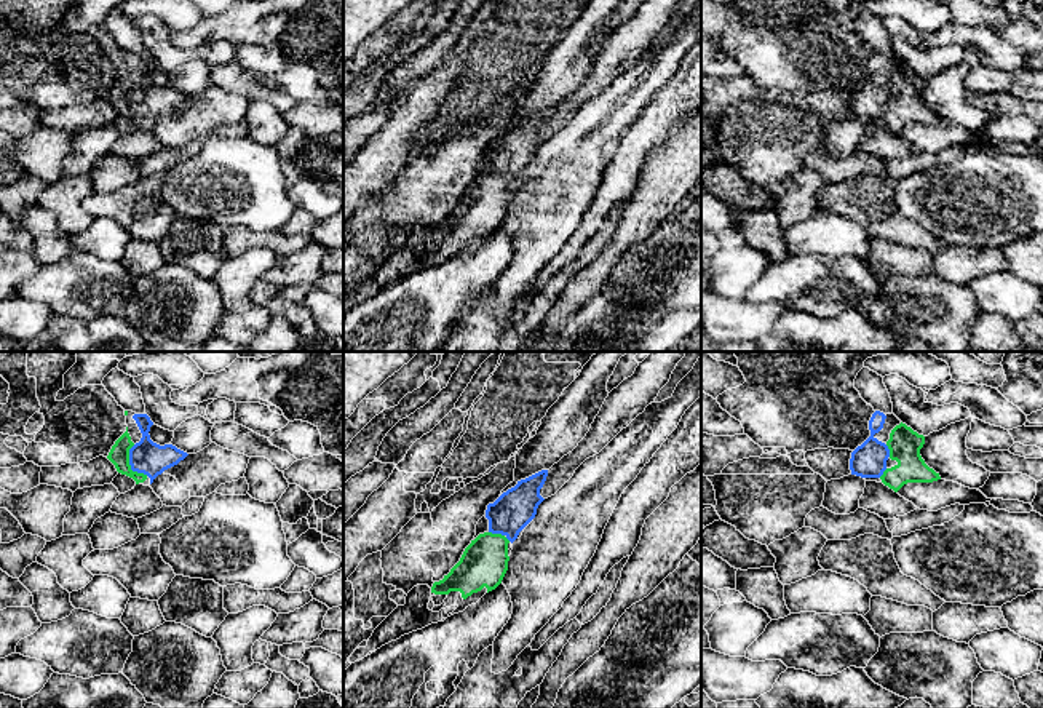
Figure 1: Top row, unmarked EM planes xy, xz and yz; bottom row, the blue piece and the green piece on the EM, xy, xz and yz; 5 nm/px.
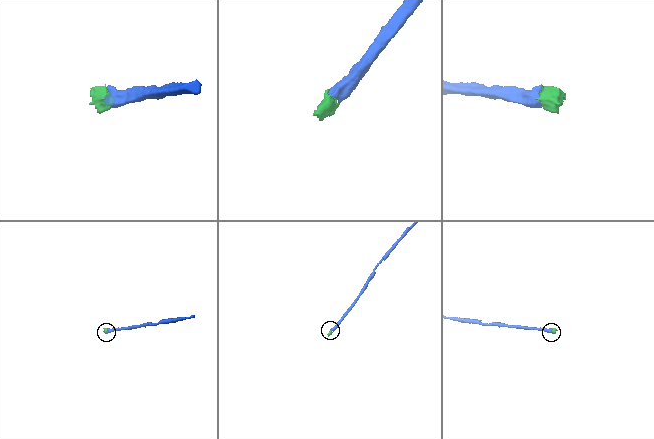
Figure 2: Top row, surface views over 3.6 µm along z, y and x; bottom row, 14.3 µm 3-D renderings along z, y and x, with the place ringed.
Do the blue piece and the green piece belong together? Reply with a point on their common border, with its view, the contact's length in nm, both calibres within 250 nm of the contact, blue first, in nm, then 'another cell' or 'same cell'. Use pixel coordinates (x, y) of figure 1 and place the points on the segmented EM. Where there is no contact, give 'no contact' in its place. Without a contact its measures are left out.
meets blue in xy at (130, 464); contact 180 nm long; 170 nm thick on the blue side, 100 nm on the other; same cell

